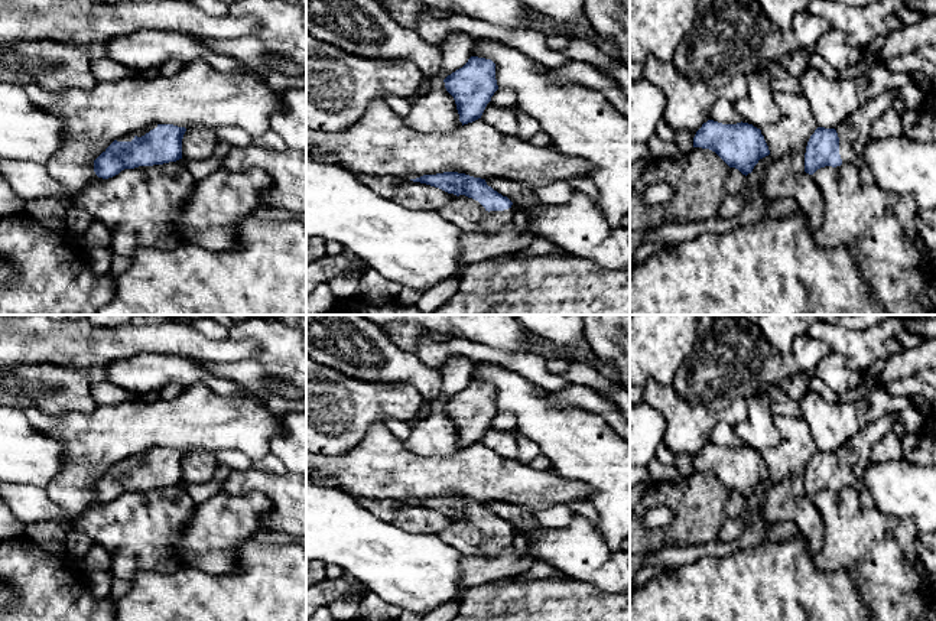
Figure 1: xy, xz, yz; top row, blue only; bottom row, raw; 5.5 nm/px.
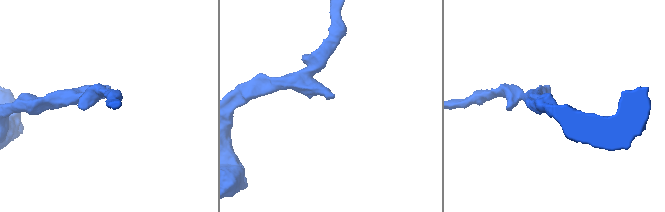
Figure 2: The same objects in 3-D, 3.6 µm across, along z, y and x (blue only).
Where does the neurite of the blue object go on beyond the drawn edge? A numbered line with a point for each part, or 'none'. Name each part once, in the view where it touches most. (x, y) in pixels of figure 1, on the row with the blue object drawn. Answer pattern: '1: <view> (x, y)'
1: xz (470, 215)

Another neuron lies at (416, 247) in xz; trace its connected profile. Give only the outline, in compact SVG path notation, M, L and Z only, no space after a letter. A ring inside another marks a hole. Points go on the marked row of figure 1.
M306 155L306 240L337 241L383 277L426 292L456 277L462 234L439 211L404 208L367 188L355 172Z

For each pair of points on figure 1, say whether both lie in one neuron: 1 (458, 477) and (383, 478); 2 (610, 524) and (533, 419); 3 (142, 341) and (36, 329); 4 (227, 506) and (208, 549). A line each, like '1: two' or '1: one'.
1: one
2: one
3: one
4: one

